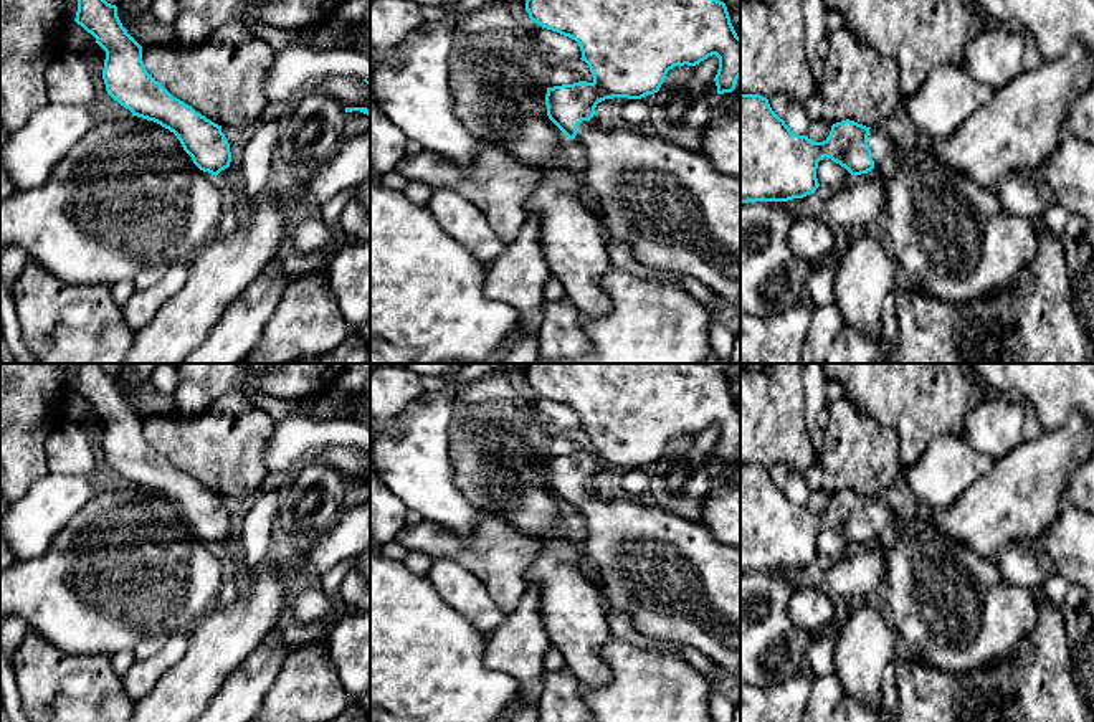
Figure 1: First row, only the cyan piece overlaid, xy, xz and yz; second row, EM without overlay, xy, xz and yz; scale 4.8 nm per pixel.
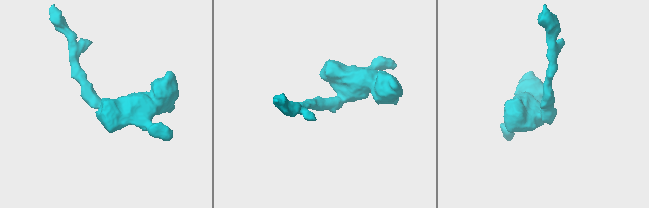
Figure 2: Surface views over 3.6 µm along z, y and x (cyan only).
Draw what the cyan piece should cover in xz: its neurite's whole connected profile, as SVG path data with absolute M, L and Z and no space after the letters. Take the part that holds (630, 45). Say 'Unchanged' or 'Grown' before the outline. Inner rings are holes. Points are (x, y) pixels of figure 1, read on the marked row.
Grown. M526 0L529 18L542 28L575 40L593 76L592 83L578 81L547 88L549 119L568 137L587 149L588 165L583 182L598 198L603 230L610 241L630 248L636 263L659 274L681 274L701 281L725 306L740 306L740 177L717 172L697 152L679 147L663 137L646 135L640 127L602 127L595 121L598 102L613 97L641 99L659 91L674 66L696 66L709 56L719 58L714 78L717 94L732 93L740 78L740 38L727 7L721 0Z

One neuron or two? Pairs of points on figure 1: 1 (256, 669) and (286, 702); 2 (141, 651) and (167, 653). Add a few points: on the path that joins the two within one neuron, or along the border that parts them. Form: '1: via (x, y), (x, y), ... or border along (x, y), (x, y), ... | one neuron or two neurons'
1: border along (290, 651), (260, 704) | two neurons
2: border along (167, 636), (156, 653), (136, 660) | two neurons

